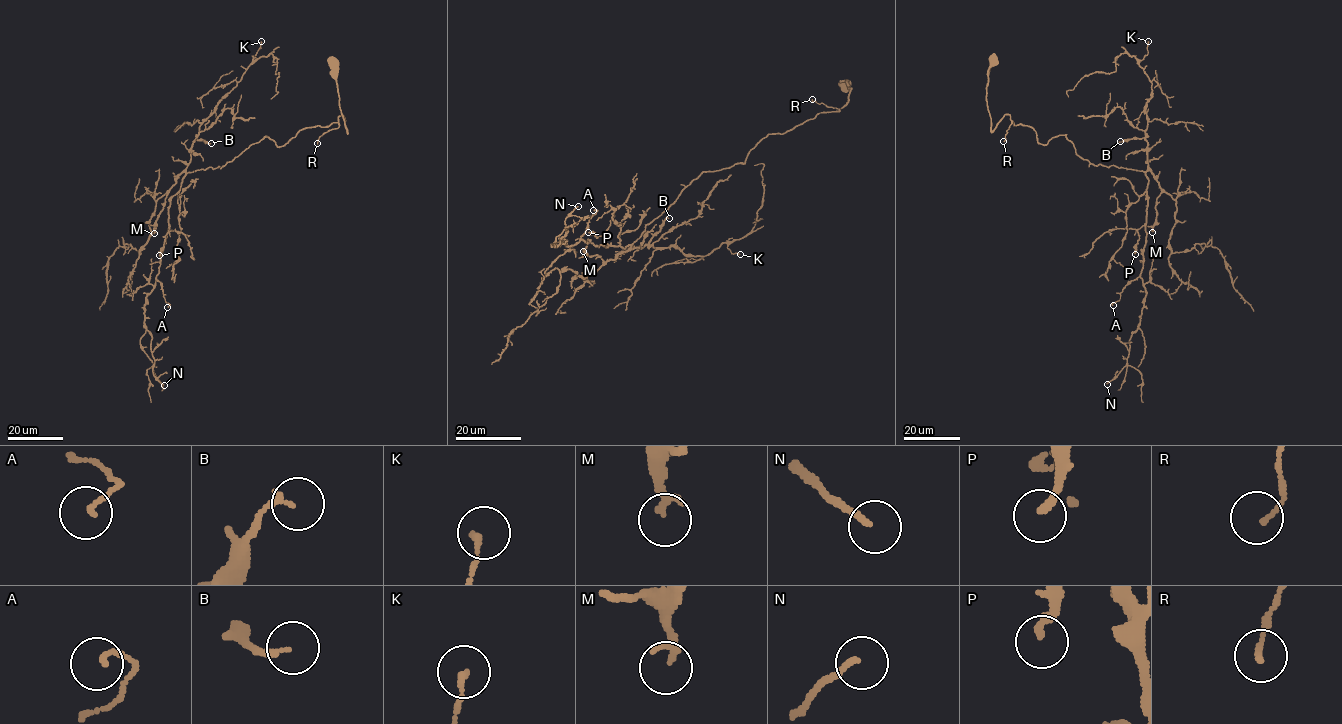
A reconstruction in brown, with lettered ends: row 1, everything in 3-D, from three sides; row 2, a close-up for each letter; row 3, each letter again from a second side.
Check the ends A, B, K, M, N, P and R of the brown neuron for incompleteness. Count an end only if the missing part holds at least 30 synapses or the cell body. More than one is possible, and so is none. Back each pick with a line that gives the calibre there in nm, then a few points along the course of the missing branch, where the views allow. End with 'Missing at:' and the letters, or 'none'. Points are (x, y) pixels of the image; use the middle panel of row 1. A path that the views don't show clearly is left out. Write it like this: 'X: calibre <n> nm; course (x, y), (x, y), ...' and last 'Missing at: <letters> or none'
Missing at: none

